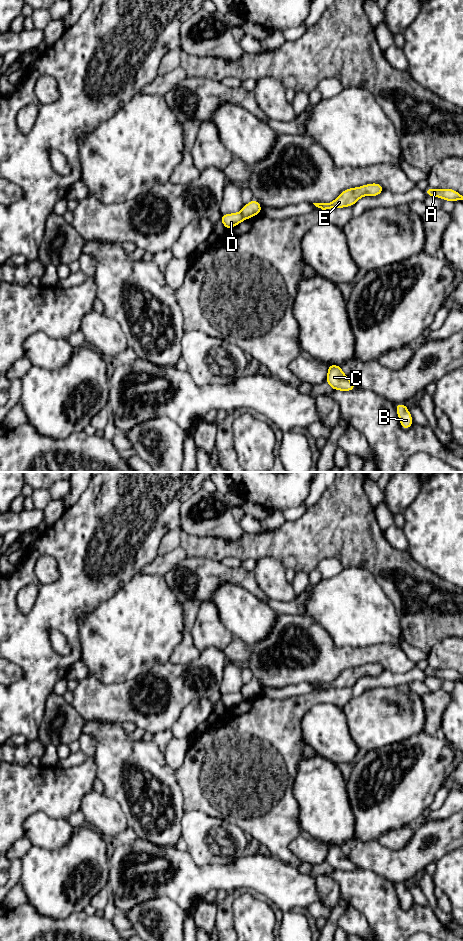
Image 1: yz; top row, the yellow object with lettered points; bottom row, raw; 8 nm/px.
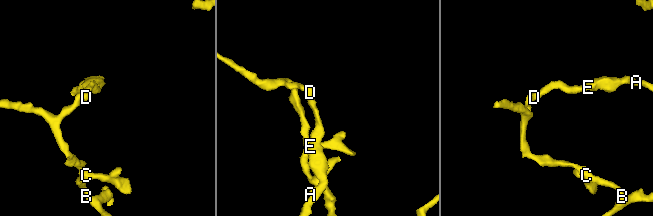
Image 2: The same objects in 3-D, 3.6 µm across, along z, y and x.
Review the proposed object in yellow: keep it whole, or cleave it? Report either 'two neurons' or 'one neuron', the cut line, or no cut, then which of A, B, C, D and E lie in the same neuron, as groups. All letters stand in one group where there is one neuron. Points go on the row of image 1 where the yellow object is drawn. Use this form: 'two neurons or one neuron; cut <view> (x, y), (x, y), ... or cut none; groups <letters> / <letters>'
two neurons; cut yz (241, 211), (245, 218); groups A E / B C D

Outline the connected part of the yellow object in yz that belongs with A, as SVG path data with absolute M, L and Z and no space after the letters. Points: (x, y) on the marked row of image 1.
M428 187L424 192L428 197L434 196L446 201L455 202L457 200L463 200L463 195L459 194L457 191L450 188L432 189Z

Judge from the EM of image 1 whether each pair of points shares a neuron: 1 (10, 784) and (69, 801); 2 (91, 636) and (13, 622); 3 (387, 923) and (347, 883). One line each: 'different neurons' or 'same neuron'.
1: same neuron
2: different neurons
3: same neuron

